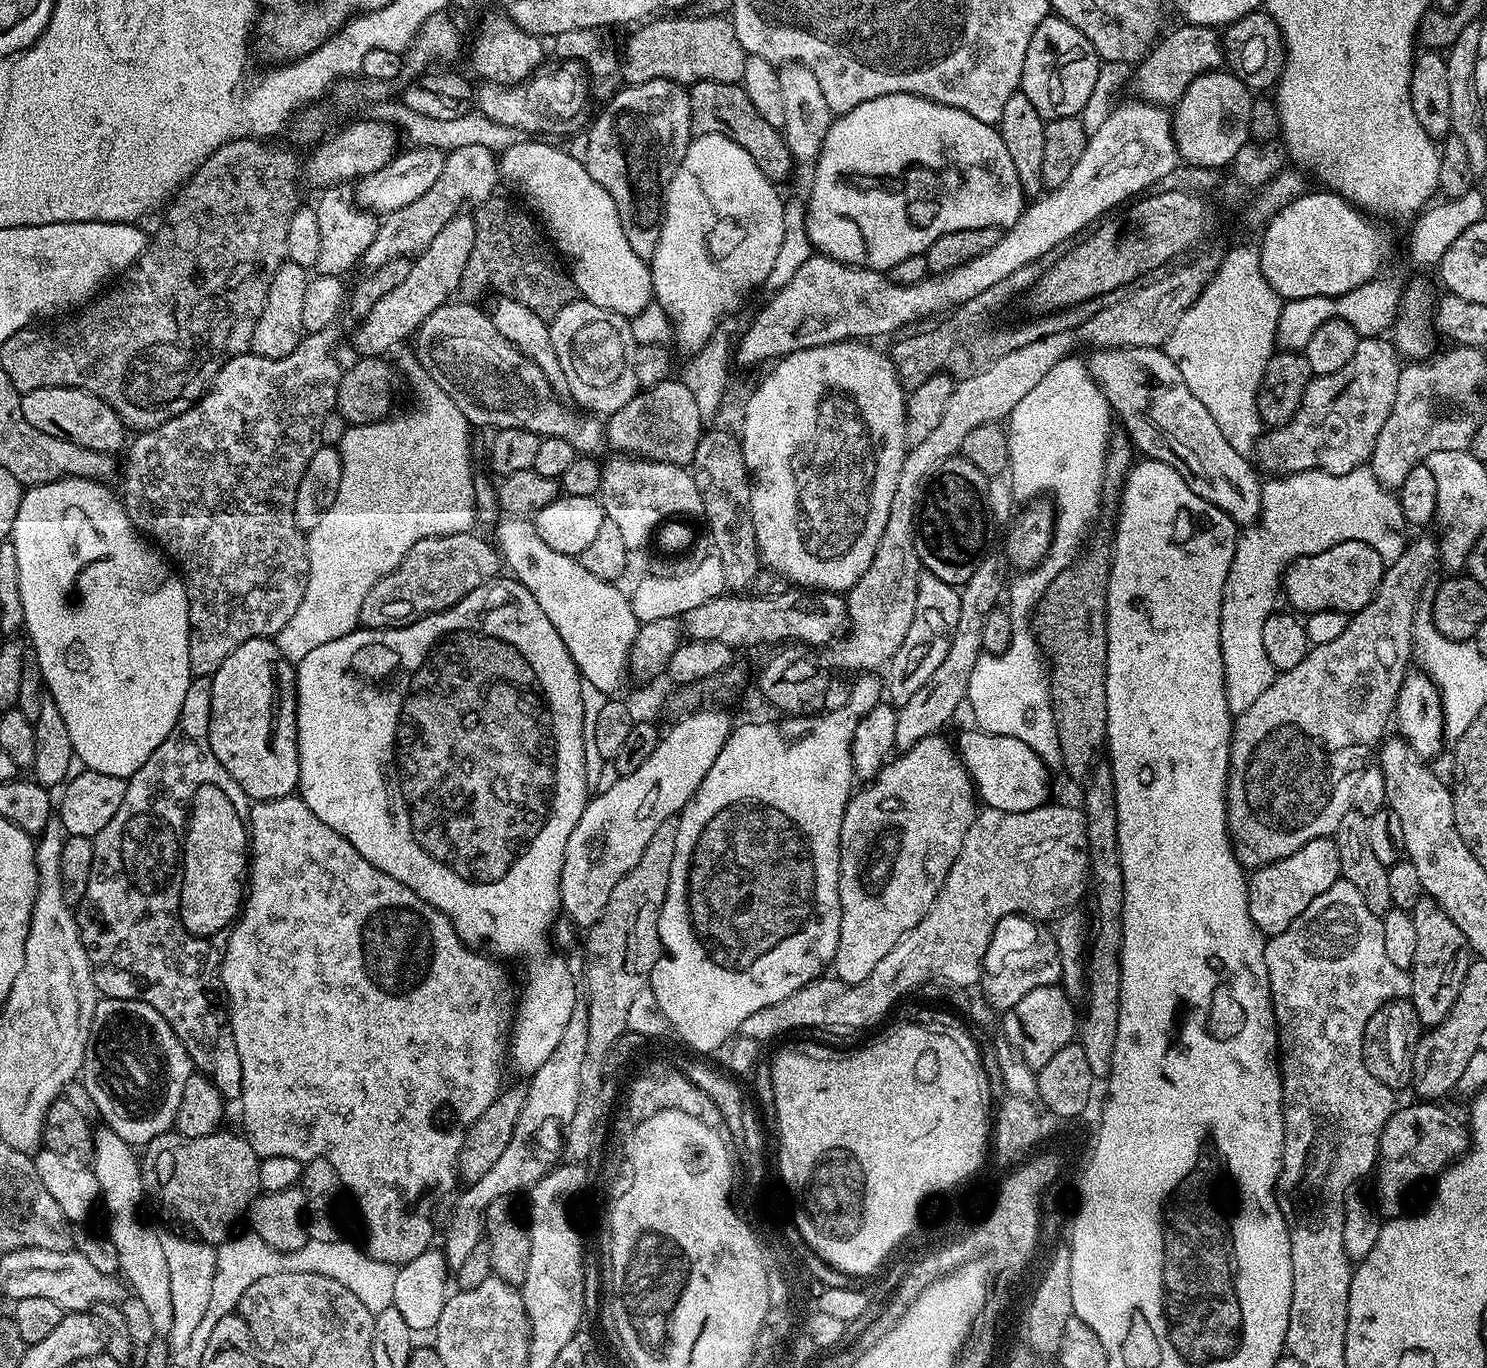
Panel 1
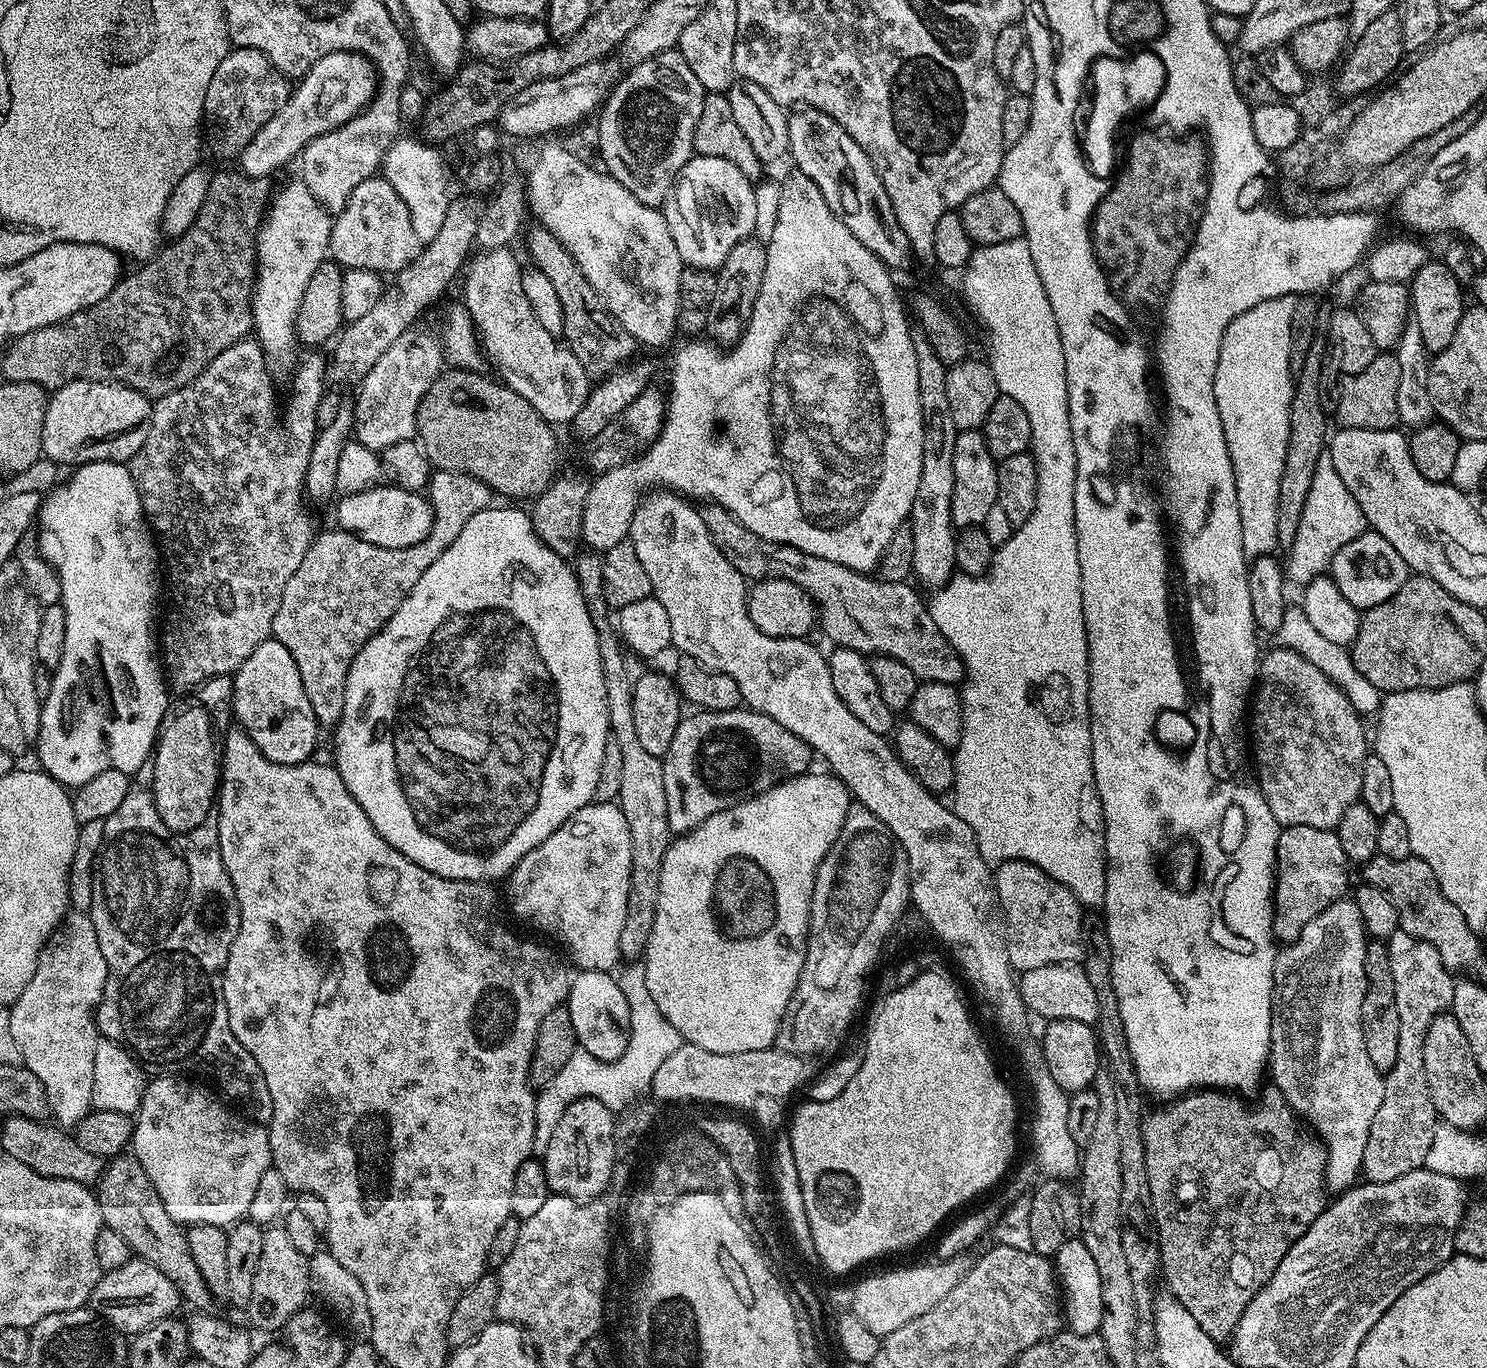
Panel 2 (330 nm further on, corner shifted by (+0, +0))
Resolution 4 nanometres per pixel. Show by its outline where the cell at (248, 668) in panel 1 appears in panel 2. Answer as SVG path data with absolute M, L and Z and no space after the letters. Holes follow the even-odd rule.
M269 638L242 662L231 681L230 712L232 708L235 723L243 728L254 746L258 746L270 762L305 763L316 748L318 725L314 710L310 710L310 698L306 698L306 686L302 686L302 674L298 674L294 654L290 654L282 642Z

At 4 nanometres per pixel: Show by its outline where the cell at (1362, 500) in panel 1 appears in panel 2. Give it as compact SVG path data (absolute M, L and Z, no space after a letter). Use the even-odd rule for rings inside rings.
M1328 455L1318 458L1318 468L1314 470L1314 482L1310 492L1306 494L1306 504L1302 509L1303 520L1298 522L1298 534L1294 534L1294 542L1287 549L1286 576L1297 586L1310 583L1318 576L1323 576L1331 569L1334 554L1346 546L1346 542L1354 542L1366 531L1366 521L1354 494L1338 478L1338 470L1334 470L1334 462Z

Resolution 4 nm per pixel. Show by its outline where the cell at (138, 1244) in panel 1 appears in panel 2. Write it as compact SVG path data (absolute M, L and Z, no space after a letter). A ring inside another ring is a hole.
M72 910L60 921L40 951L30 986L26 986L10 1006L10 1031L14 1034L14 1042L18 1042L20 1059L25 1068L38 1074L38 1082L42 1082L46 1090L51 1115L56 1115L55 1123L68 1130L75 1129L80 1120L93 1111L94 1050L98 1039L96 1008L104 997L107 977L106 958L102 954L102 946L98 946L98 934L91 915Z

